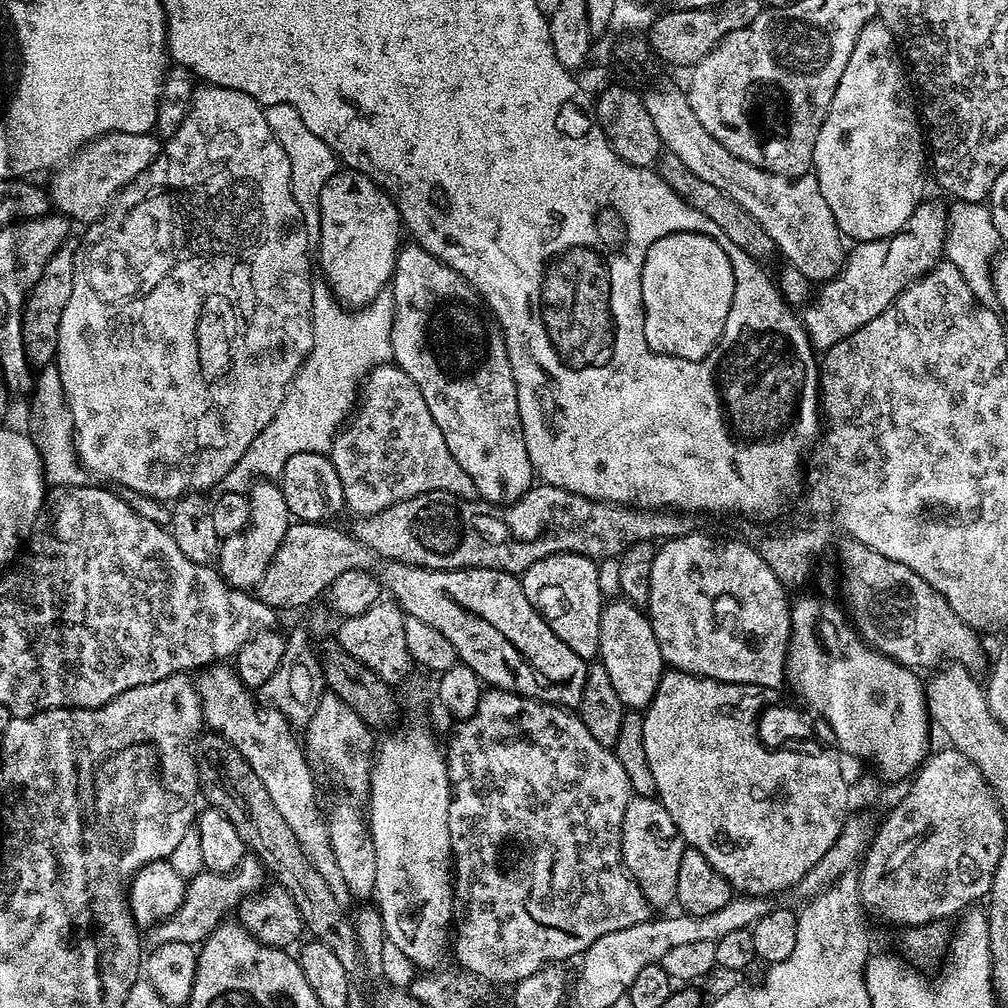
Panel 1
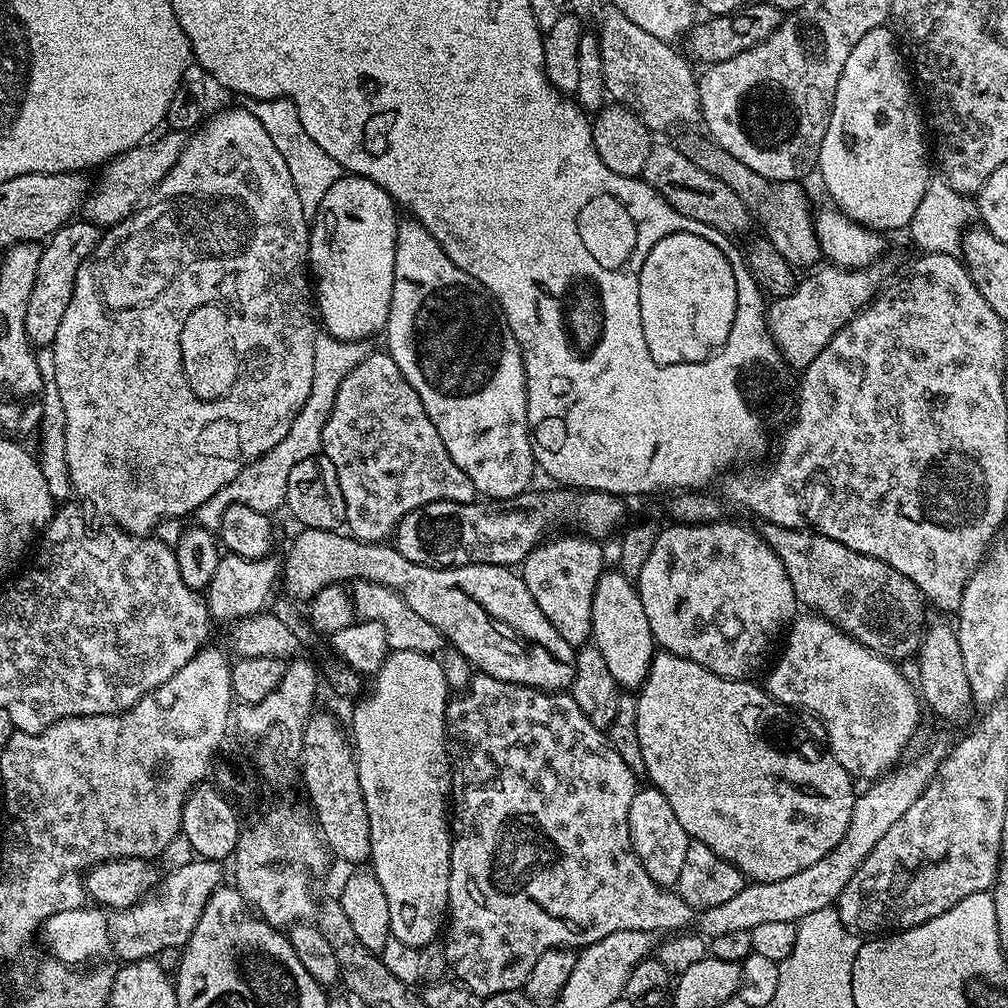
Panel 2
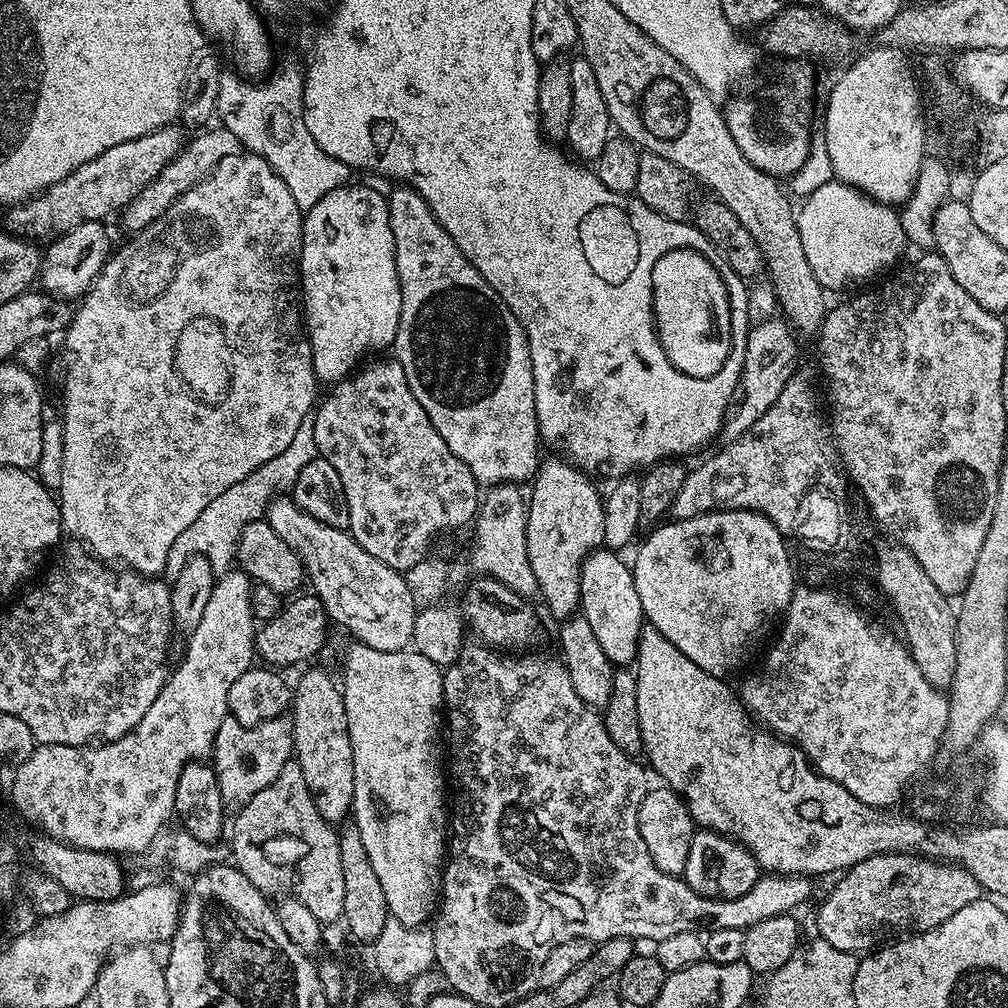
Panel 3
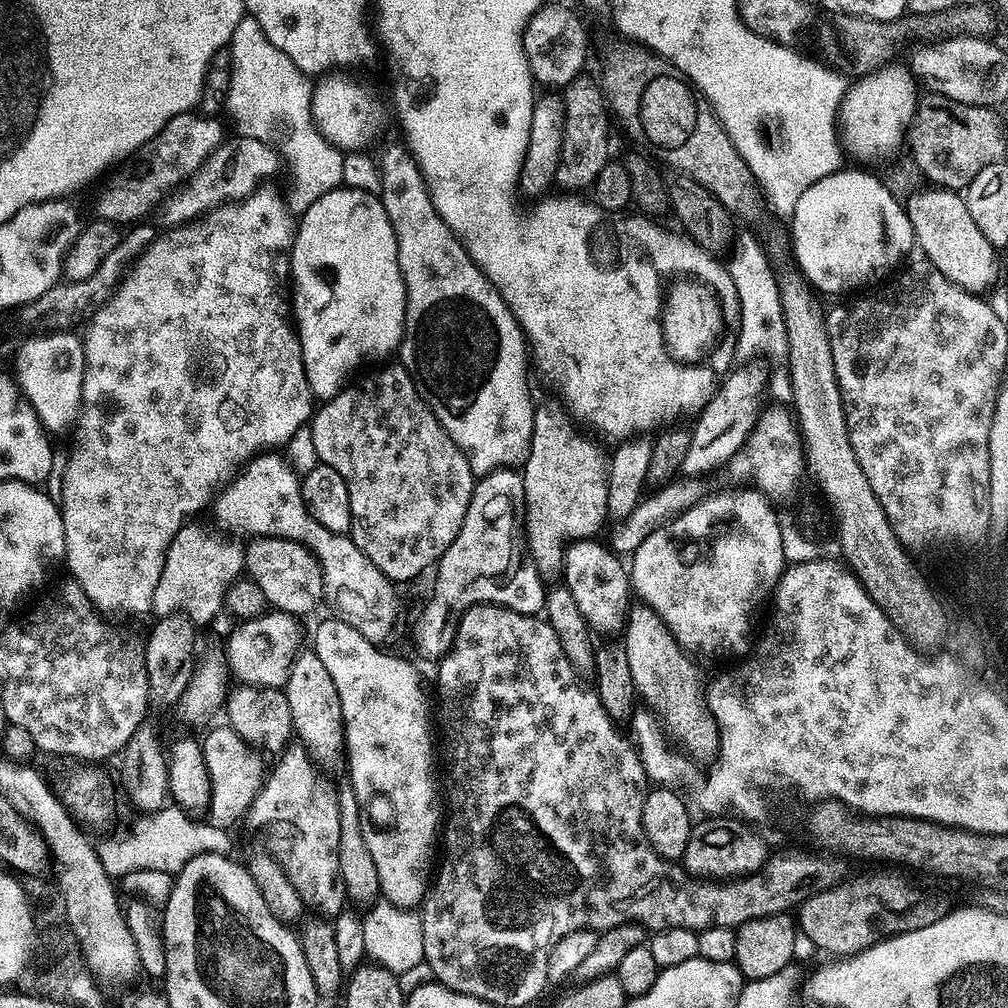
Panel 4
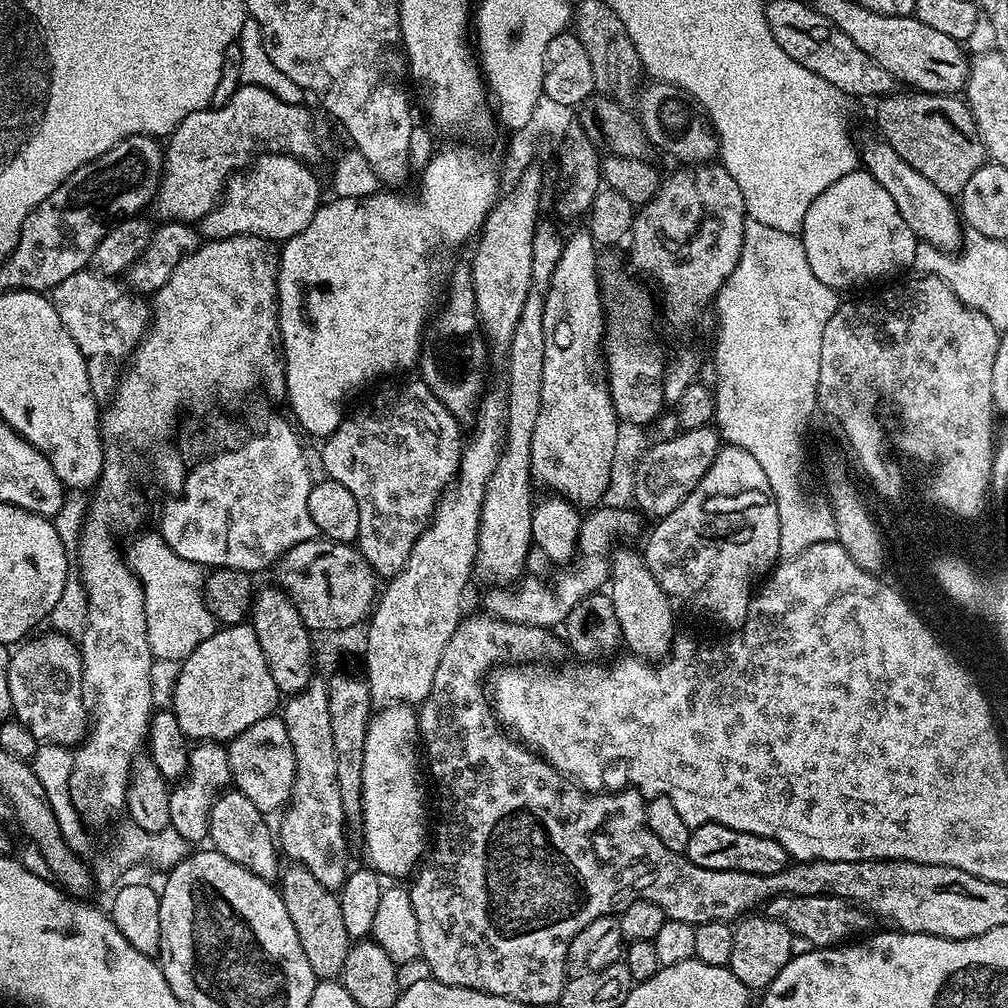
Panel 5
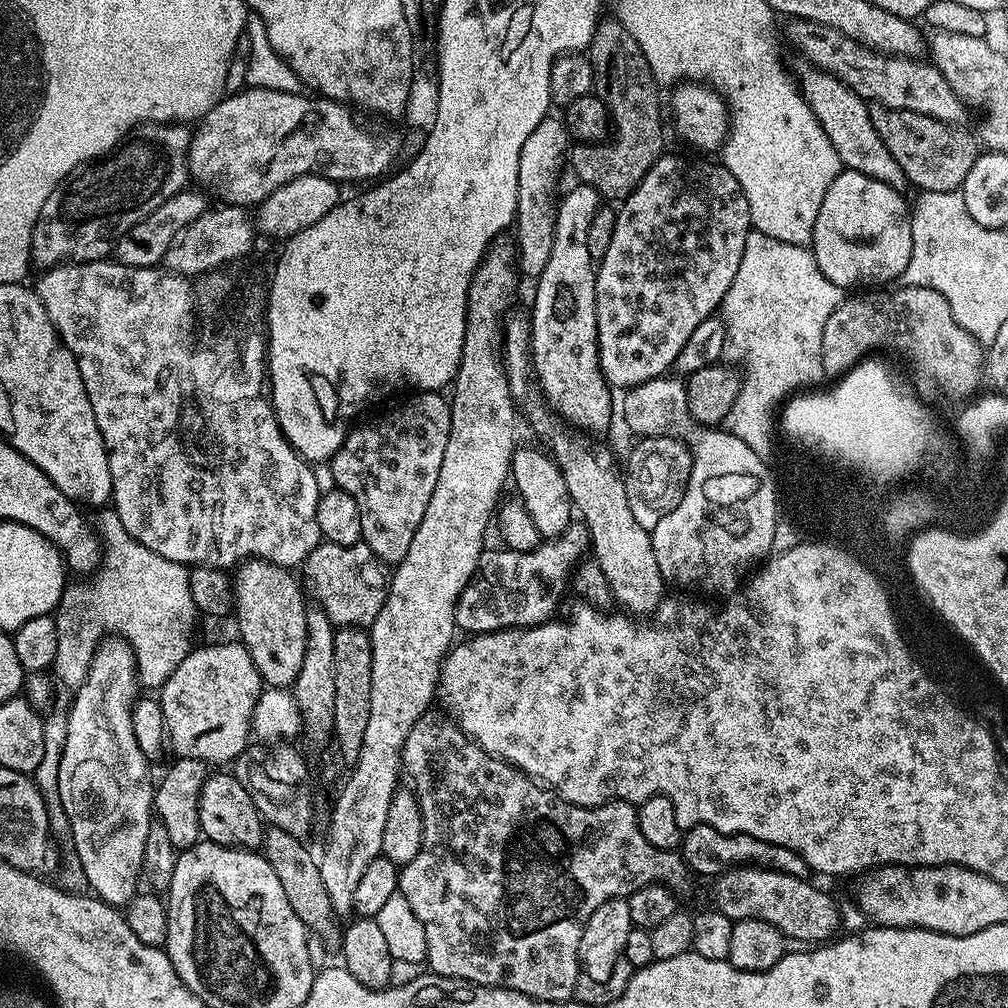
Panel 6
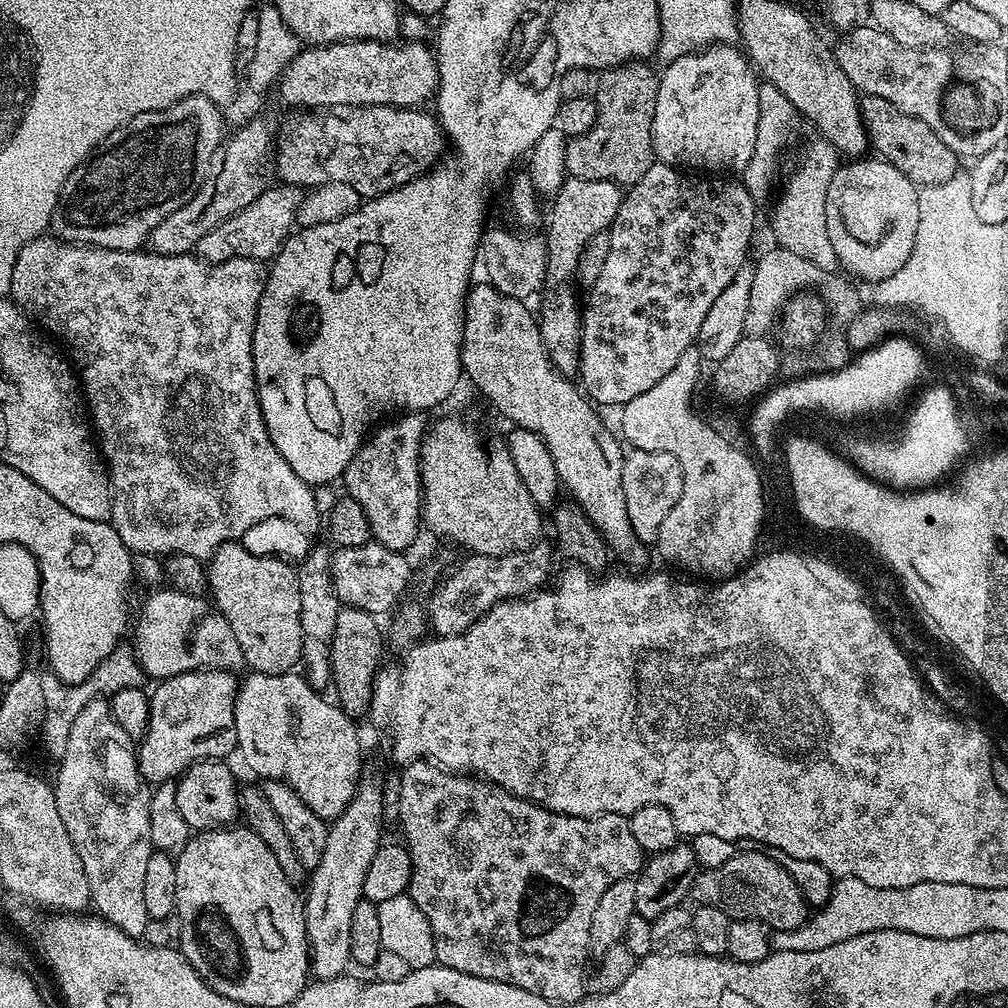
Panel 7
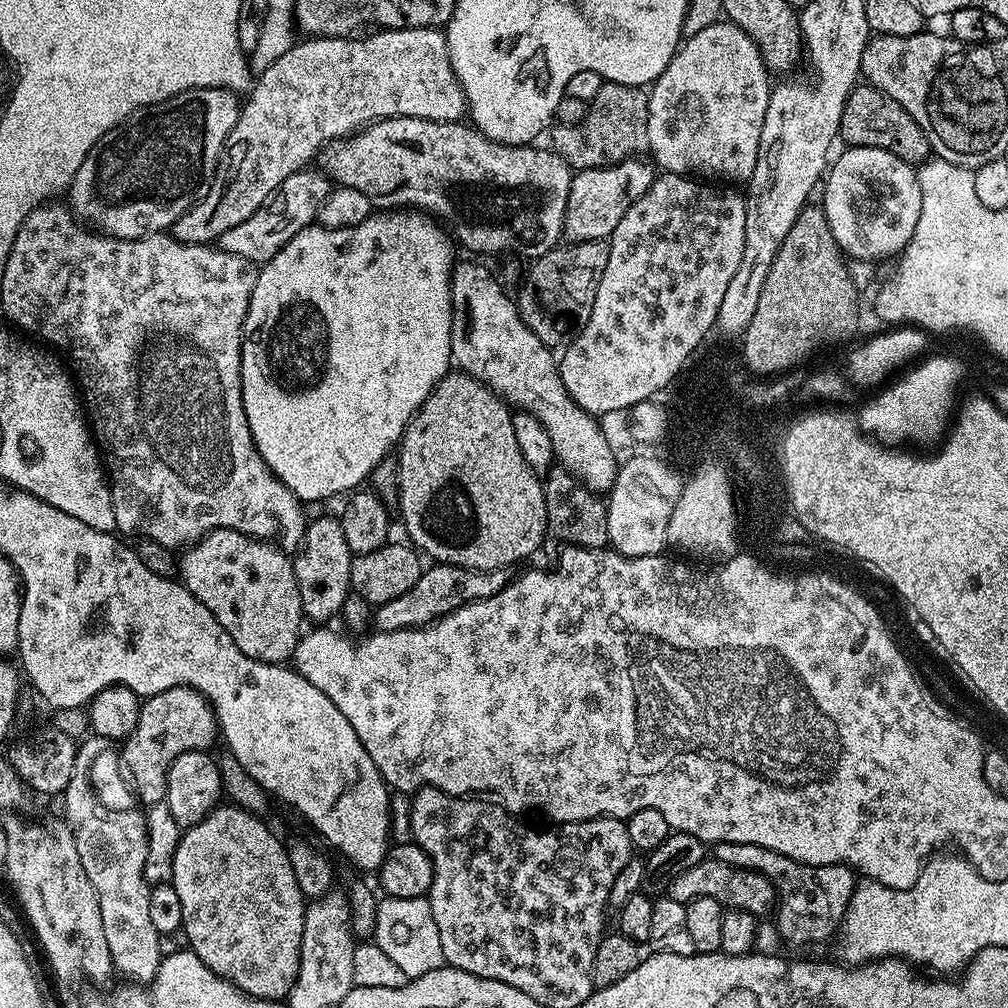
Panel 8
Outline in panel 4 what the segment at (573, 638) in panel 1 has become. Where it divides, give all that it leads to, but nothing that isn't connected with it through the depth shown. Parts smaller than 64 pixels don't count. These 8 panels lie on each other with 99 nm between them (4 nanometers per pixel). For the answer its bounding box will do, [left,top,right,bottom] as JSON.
[522,404,609,574]

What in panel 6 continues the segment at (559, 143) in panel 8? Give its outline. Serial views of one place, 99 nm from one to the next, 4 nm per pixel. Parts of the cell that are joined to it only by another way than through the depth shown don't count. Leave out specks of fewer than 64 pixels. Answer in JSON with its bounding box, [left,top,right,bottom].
[570,18,665,202]

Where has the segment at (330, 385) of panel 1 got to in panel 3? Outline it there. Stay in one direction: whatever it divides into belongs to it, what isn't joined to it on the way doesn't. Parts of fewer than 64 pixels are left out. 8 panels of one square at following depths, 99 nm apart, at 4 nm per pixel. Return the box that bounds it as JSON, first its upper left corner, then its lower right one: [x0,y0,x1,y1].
[169,418,317,574]

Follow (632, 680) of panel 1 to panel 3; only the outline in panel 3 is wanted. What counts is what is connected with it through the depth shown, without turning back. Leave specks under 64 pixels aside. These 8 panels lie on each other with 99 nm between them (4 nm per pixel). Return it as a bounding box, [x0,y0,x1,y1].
[579,550,646,666]

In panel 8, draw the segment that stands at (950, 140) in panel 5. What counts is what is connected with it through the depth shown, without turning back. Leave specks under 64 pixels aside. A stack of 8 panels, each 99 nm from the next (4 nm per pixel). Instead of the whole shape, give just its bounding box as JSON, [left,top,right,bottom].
[840,82,931,166]

